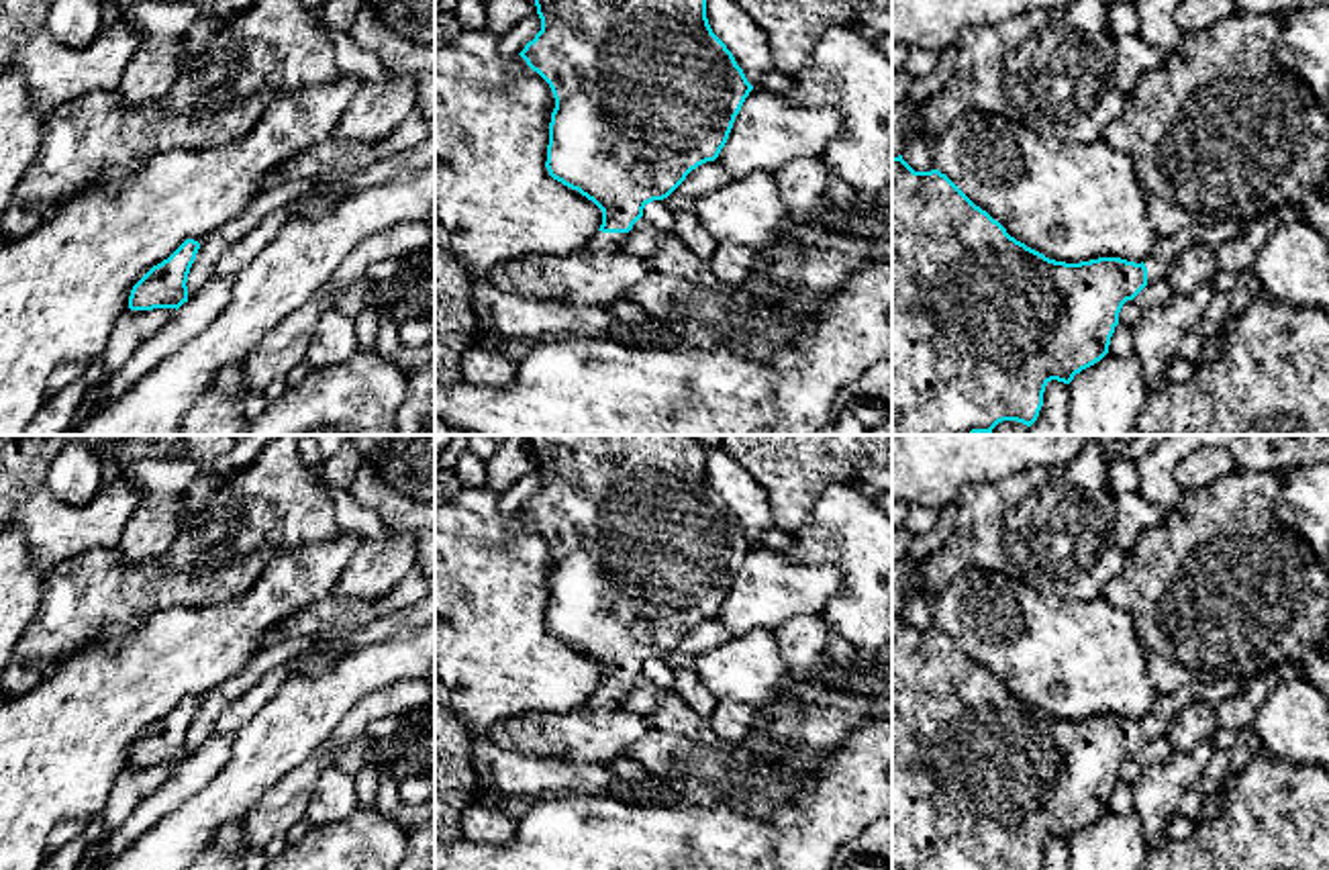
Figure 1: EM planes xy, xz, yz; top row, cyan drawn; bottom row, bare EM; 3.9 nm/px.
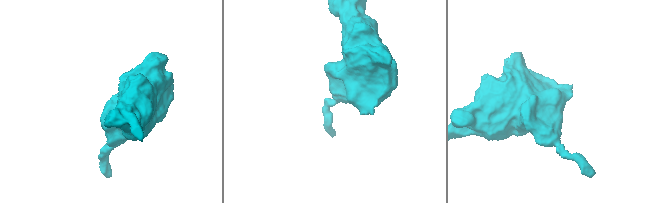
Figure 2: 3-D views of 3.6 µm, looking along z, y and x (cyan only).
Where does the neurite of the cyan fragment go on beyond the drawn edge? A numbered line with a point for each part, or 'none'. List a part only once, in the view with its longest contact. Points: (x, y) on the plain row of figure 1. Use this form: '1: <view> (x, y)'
1: xz (601, 699)

